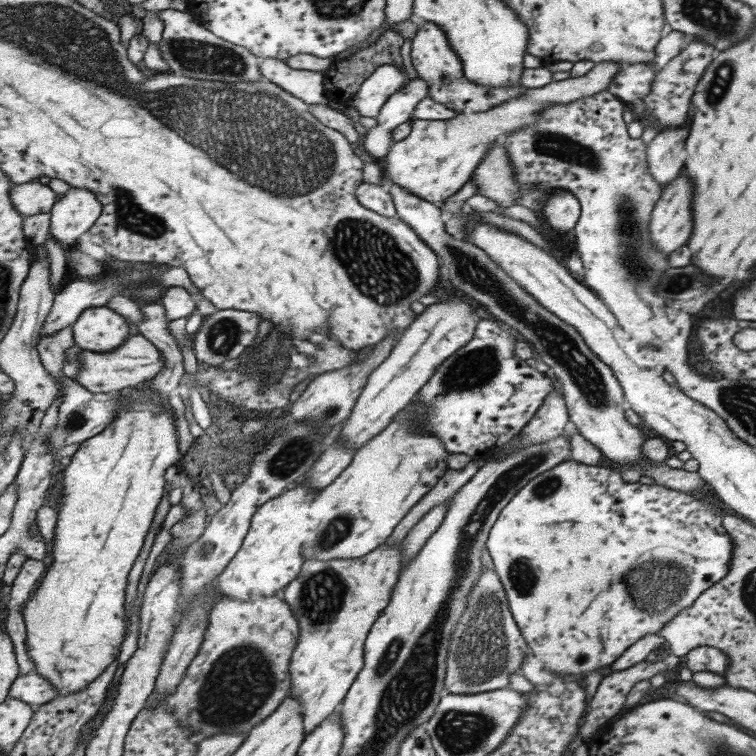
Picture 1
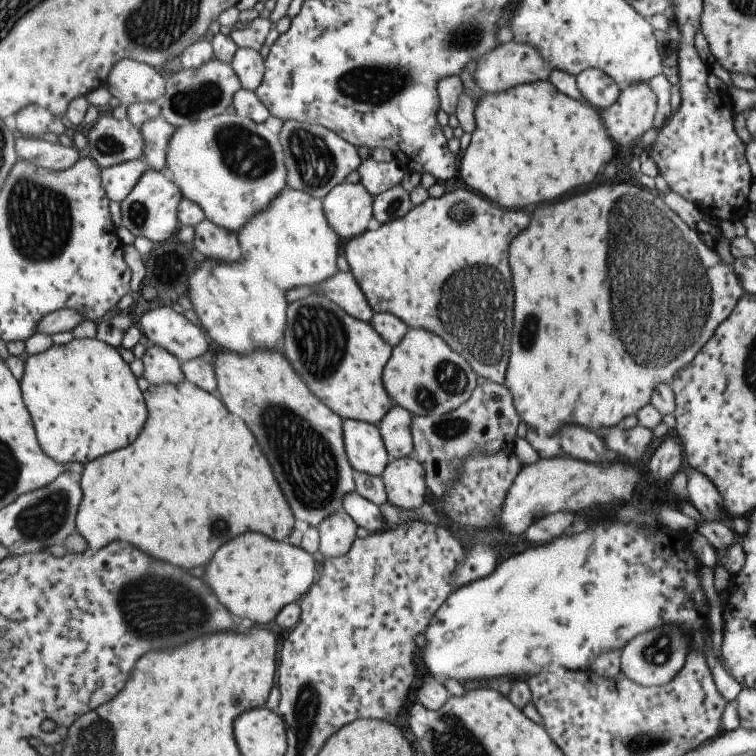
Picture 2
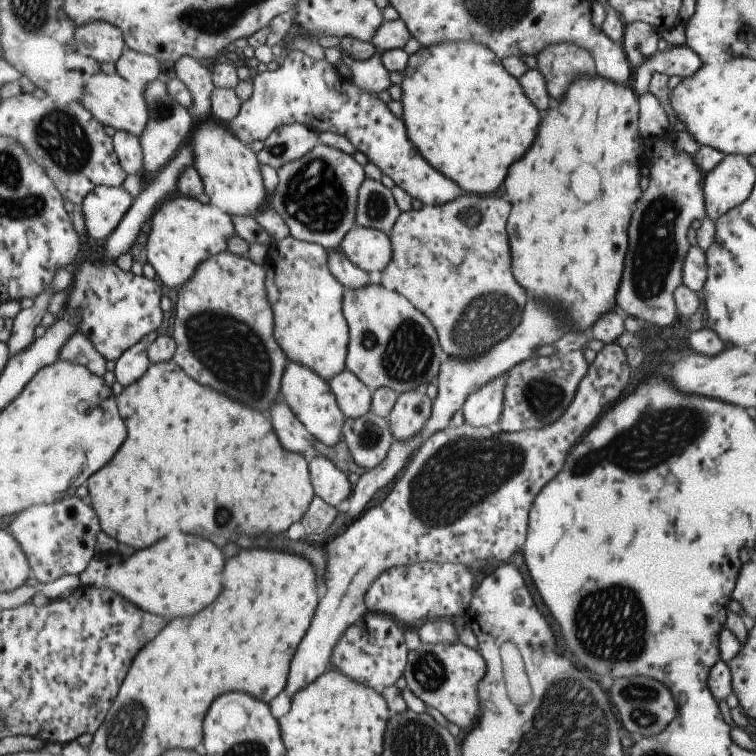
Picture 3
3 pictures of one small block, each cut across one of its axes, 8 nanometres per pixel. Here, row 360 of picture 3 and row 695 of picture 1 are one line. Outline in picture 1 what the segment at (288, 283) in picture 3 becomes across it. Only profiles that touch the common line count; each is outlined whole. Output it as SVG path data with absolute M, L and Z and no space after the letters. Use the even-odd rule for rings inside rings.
M385 543L369 555L358 559L306 560L301 574L283 591L283 599L293 606L295 616L299 616L299 624L303 630L299 648L295 650L295 656L290 664L292 692L289 697L295 697L304 706L307 735L311 731L316 731L336 710L340 709L347 693L358 679L358 674L366 666L367 637L390 606L402 574L402 560L404 560L402 548L404 546L401 543L397 545Z

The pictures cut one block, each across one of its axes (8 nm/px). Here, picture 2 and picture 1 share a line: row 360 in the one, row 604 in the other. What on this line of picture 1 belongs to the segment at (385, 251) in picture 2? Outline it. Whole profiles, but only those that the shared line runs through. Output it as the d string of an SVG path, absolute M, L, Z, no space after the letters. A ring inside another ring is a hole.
M484 570L467 599L467 611L455 629L448 657L446 692L474 695L510 686L510 678L527 660L530 645L515 622L505 588L493 570Z

